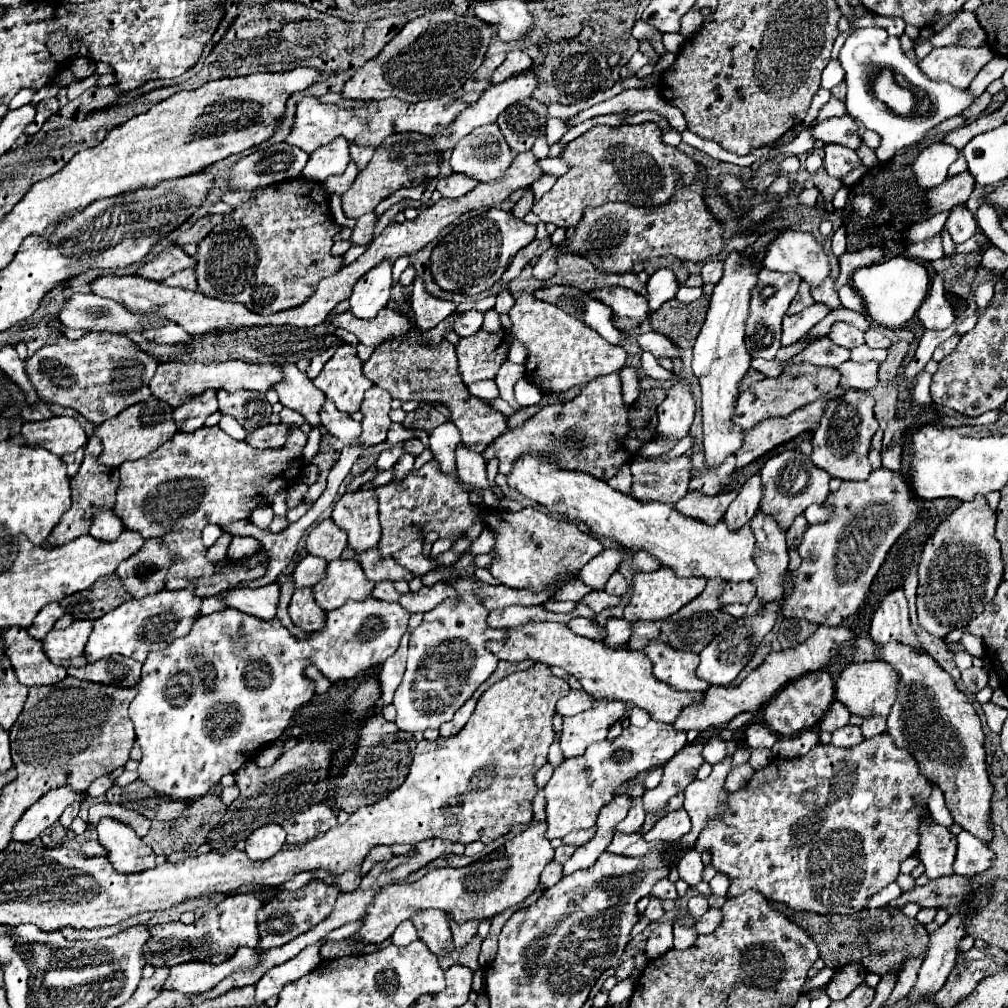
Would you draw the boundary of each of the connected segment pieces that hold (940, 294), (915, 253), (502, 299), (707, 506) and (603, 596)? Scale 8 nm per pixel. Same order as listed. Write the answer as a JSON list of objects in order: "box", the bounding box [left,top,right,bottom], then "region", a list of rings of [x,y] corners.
[{"box":[918,275,954,331],"region":[[[942,275],[934,277],[928,297],[918,309],[918,319],[924,325],[924,329],[934,329],[934,331],[946,329],[954,323],[954,311],[944,297],[944,277]]]},{"box":[908,233,944,261],"region":[[[938,233],[934,237],[924,239],[924,241],[910,243],[908,245],[908,257],[912,257],[912,259],[924,259],[924,261],[936,261],[936,259],[944,257],[942,235]]]},{"box":[496,289,514,313],"region":[[[502,289],[500,293],[498,293],[498,301],[496,301],[496,311],[498,313],[508,313],[510,309],[512,309],[512,305],[514,305],[514,297],[506,291],[506,289]]]},{"box":[676,491,738,525],"region":[[[730,491],[726,495],[714,495],[714,497],[706,497],[700,493],[686,493],[686,497],[678,501],[676,509],[686,517],[694,517],[706,525],[716,525],[724,517],[728,505],[734,501],[736,495],[738,491]]]},{"box":[582,591,620,613],"region":[[[592,591],[588,593],[584,599],[582,599],[586,605],[590,605],[596,613],[608,609],[608,607],[616,607],[620,605],[620,597],[616,595],[610,595],[610,593],[604,593],[604,591]]]}]

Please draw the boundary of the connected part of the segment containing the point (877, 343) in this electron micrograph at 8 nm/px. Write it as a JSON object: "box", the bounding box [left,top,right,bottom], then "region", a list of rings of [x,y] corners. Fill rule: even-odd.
{"box":[864,325,892,349],"region":[[[872,325],[872,327],[864,333],[864,337],[866,337],[866,345],[870,345],[870,347],[888,349],[888,347],[892,345],[892,341],[884,335],[884,329],[878,327],[878,325]]]}

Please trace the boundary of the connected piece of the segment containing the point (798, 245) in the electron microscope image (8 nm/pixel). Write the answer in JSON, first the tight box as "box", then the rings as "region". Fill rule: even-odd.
{"box":[764,231,830,287],"region":[[[782,231],[770,245],[764,257],[764,267],[772,271],[794,271],[810,287],[822,285],[830,275],[830,263],[822,245],[800,231]]]}

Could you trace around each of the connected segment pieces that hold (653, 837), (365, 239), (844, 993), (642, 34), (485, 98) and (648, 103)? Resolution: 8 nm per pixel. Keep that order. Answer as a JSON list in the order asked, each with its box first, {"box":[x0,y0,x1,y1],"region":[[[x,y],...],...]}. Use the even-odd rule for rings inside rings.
[{"box":[642,809,690,841],"region":[[[685,809],[668,813],[666,817],[662,817],[652,831],[644,833],[642,837],[646,837],[646,841],[678,841],[680,837],[684,837],[690,831],[690,817]]]},{"box":[350,213,378,245],"region":[[[368,213],[364,215],[362,219],[356,221],[356,227],[354,227],[354,235],[350,237],[354,245],[370,245],[372,239],[374,239],[374,225],[378,223],[378,215],[376,213]]]},{"box":[826,965,866,1001],"region":[[[848,965],[840,971],[834,973],[834,977],[830,979],[828,987],[826,987],[826,993],[832,1001],[838,1001],[838,999],[844,999],[848,997],[866,977],[866,969],[862,965]]]},{"box":[632,20,666,53],"region":[[[639,20],[635,23],[632,29],[632,35],[638,40],[648,39],[650,43],[654,45],[654,51],[656,53],[666,53],[664,45],[662,45],[662,33],[652,27],[650,24]]]},{"box":[432,71,536,153],"region":[[[534,71],[522,73],[522,75],[518,75],[518,77],[512,77],[512,79],[504,81],[504,83],[500,83],[500,85],[492,85],[488,91],[482,93],[482,97],[480,97],[476,103],[472,103],[464,113],[460,113],[460,115],[456,117],[454,125],[448,125],[448,127],[440,129],[440,133],[436,133],[436,135],[432,137],[434,143],[436,143],[436,147],[438,147],[438,151],[440,151],[440,153],[446,153],[446,151],[452,149],[462,137],[466,137],[466,133],[470,133],[472,129],[476,129],[476,127],[480,127],[480,125],[496,123],[498,115],[500,115],[508,105],[512,105],[512,103],[516,103],[516,101],[520,101],[520,99],[526,99],[526,97],[532,97],[534,87],[536,87],[536,73],[534,73]]]},{"box":[570,87,688,133],"region":[[[650,87],[650,89],[628,89],[628,91],[622,91],[618,93],[616,97],[612,99],[606,99],[574,117],[570,117],[570,121],[574,121],[574,125],[586,121],[586,119],[592,119],[596,115],[606,115],[606,113],[620,113],[620,111],[632,111],[632,113],[638,113],[638,111],[654,111],[662,117],[666,117],[672,125],[672,129],[676,129],[678,133],[684,133],[688,129],[686,125],[686,119],[682,117],[682,113],[668,105],[666,101],[662,101],[660,93],[656,87]]]}]

